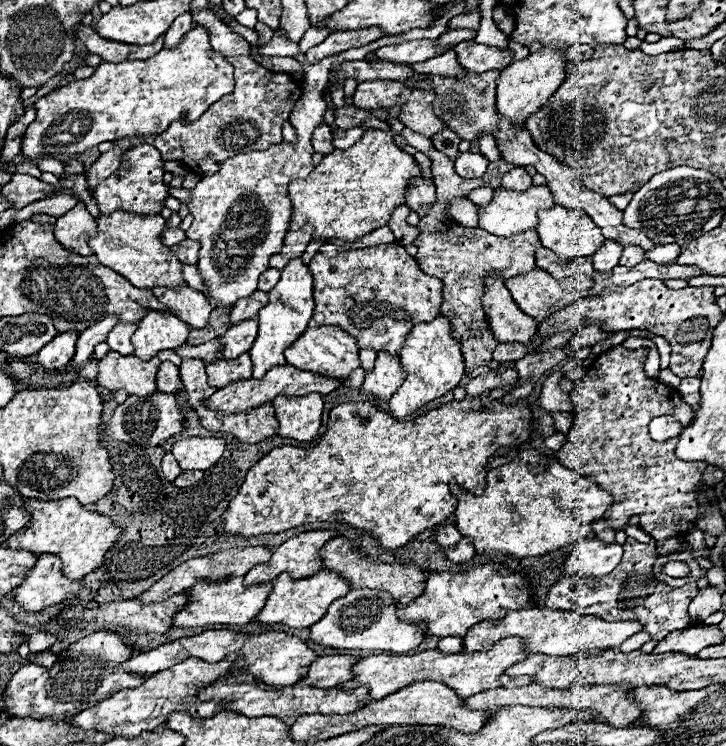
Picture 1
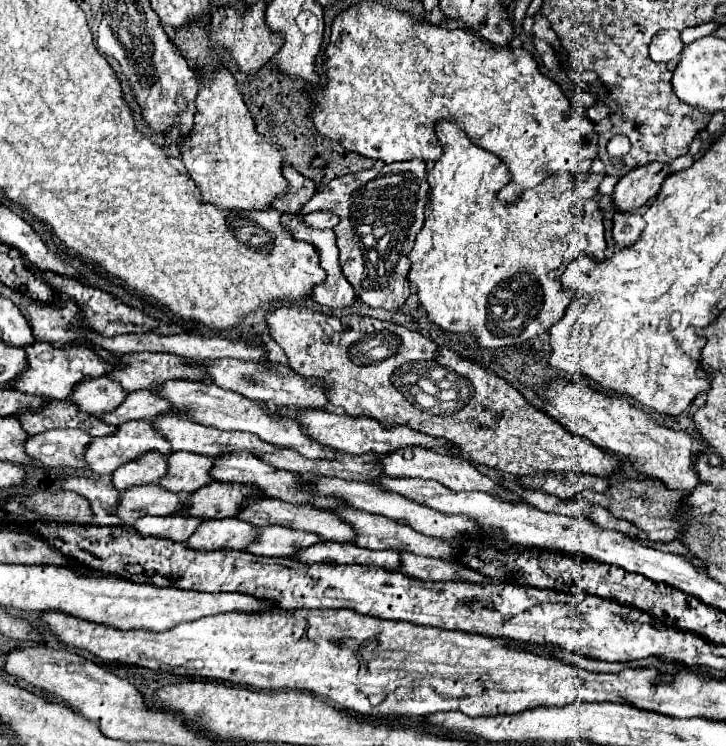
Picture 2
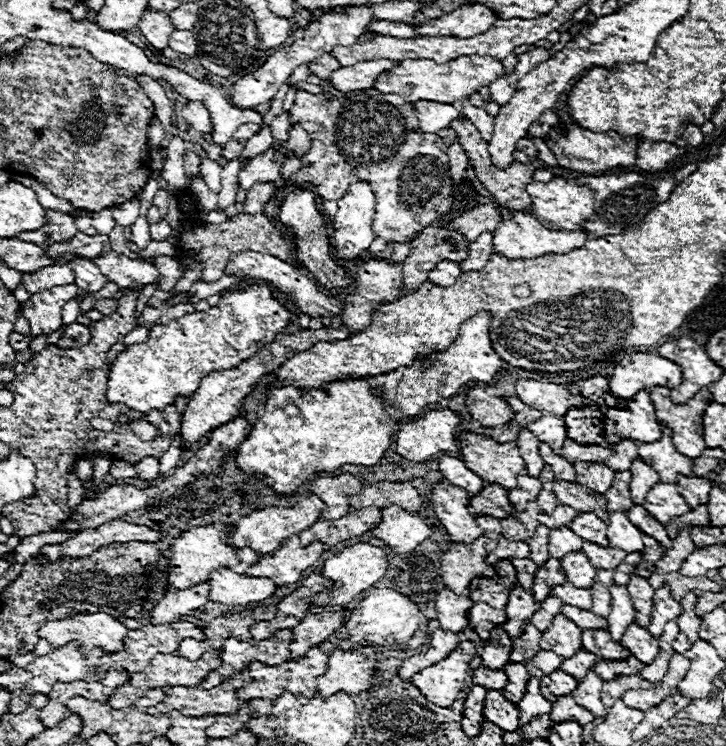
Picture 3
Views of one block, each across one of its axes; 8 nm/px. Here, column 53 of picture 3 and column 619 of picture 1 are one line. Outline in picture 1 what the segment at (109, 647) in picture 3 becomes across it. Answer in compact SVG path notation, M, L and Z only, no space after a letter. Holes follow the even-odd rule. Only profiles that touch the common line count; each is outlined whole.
M526 608L508 612L504 618L486 620L476 624L468 630L462 640L462 654L468 652L488 652L496 642L502 638L518 636L524 640L524 650L528 654L548 654L548 656L574 656L580 650L608 650L620 646L628 636L642 630L642 624L632 620L622 622L606 622L596 616L580 614L580 612L564 612L564 610L540 610L540 608Z

